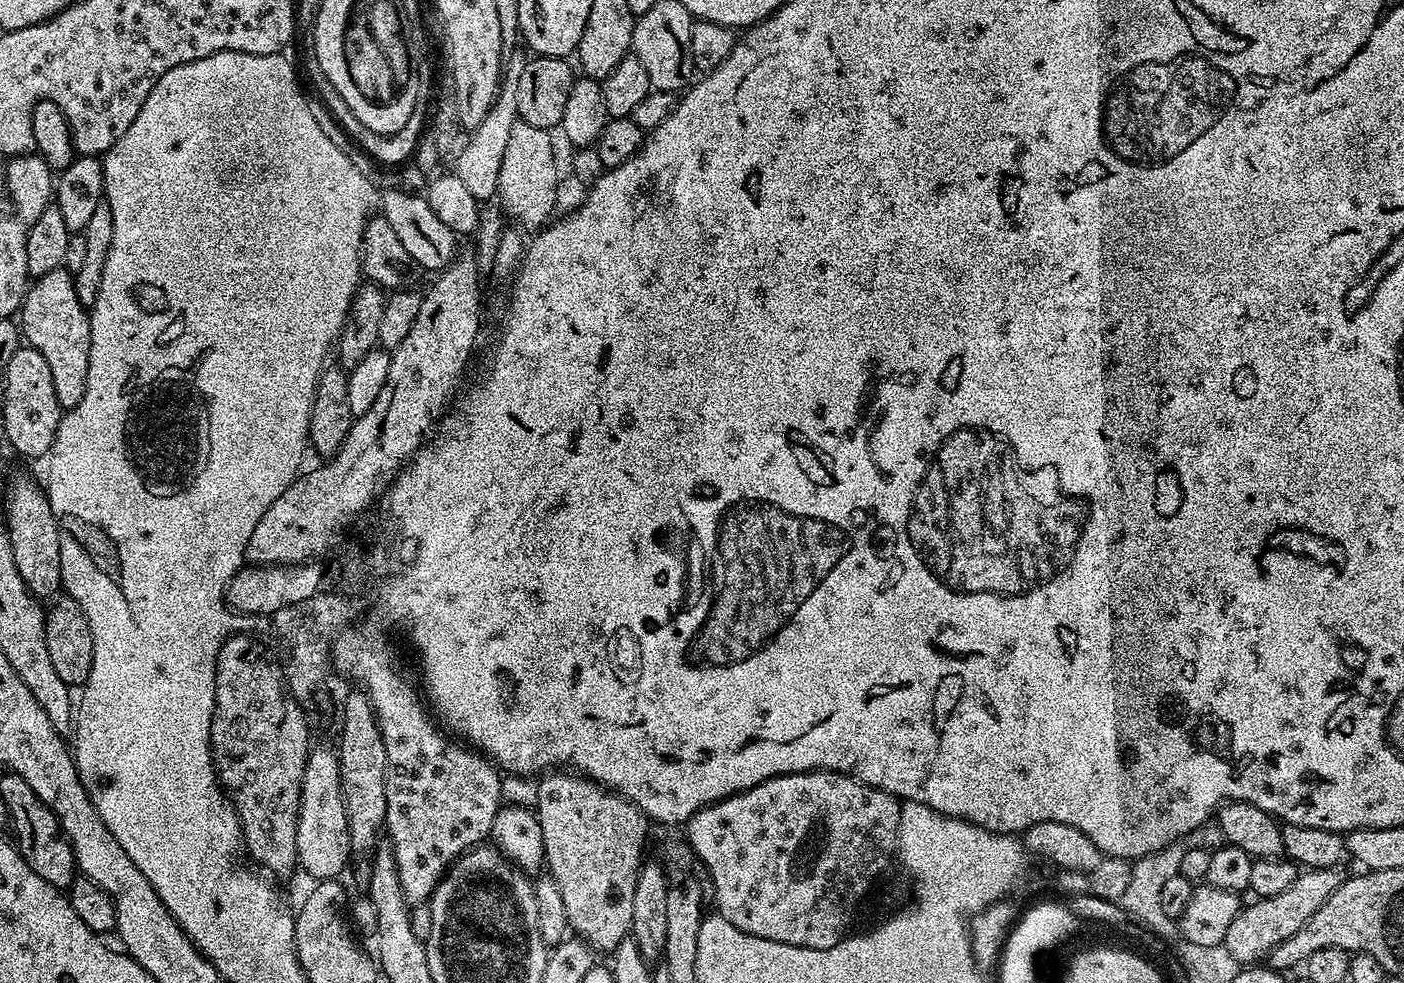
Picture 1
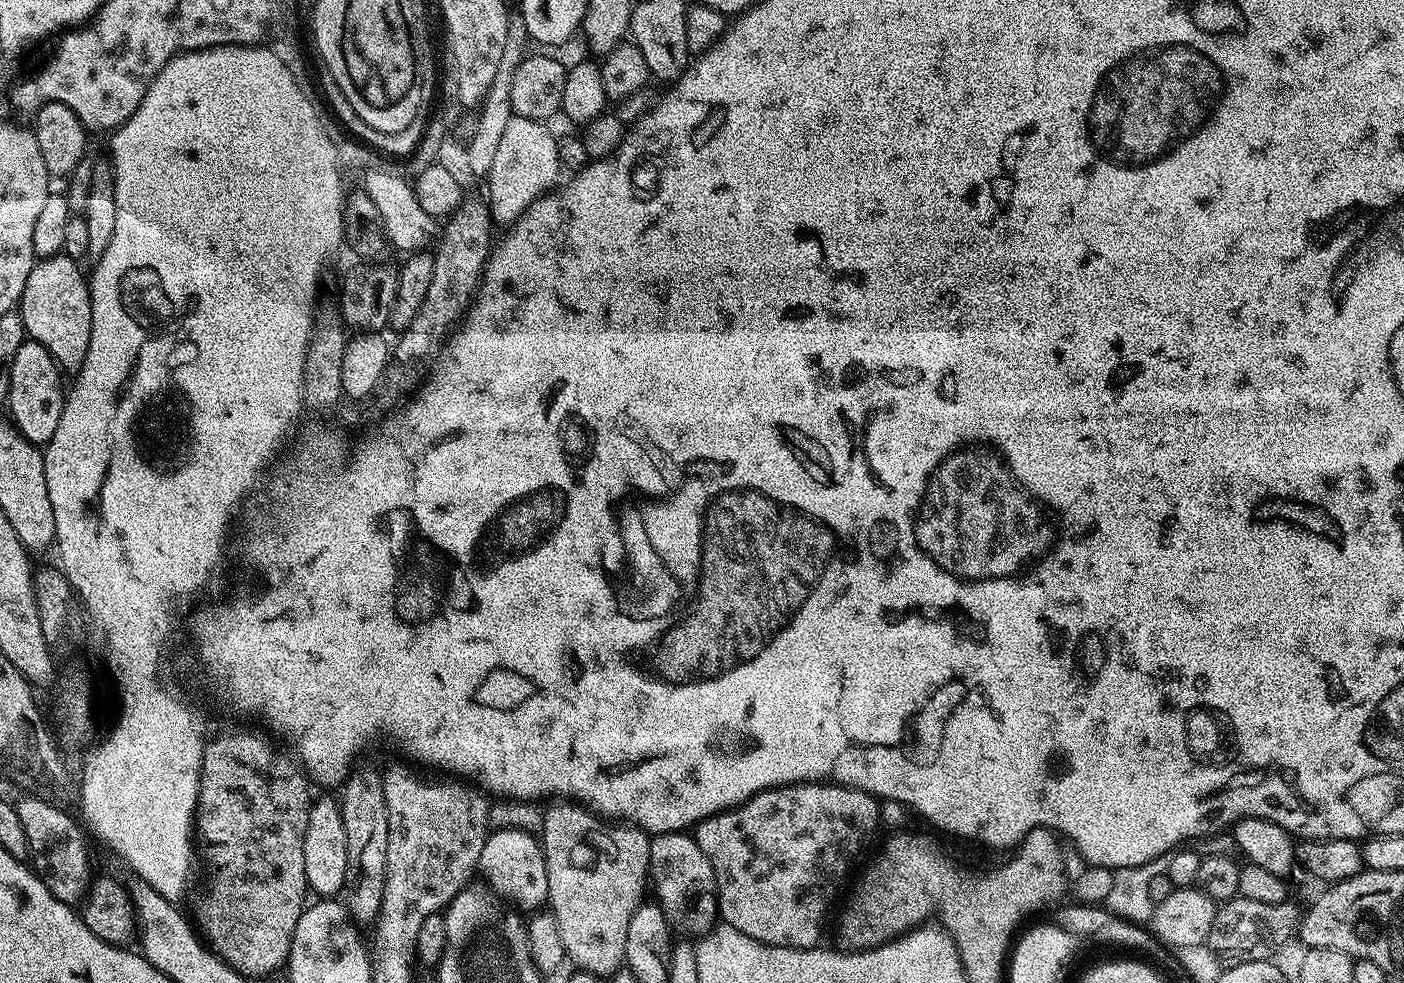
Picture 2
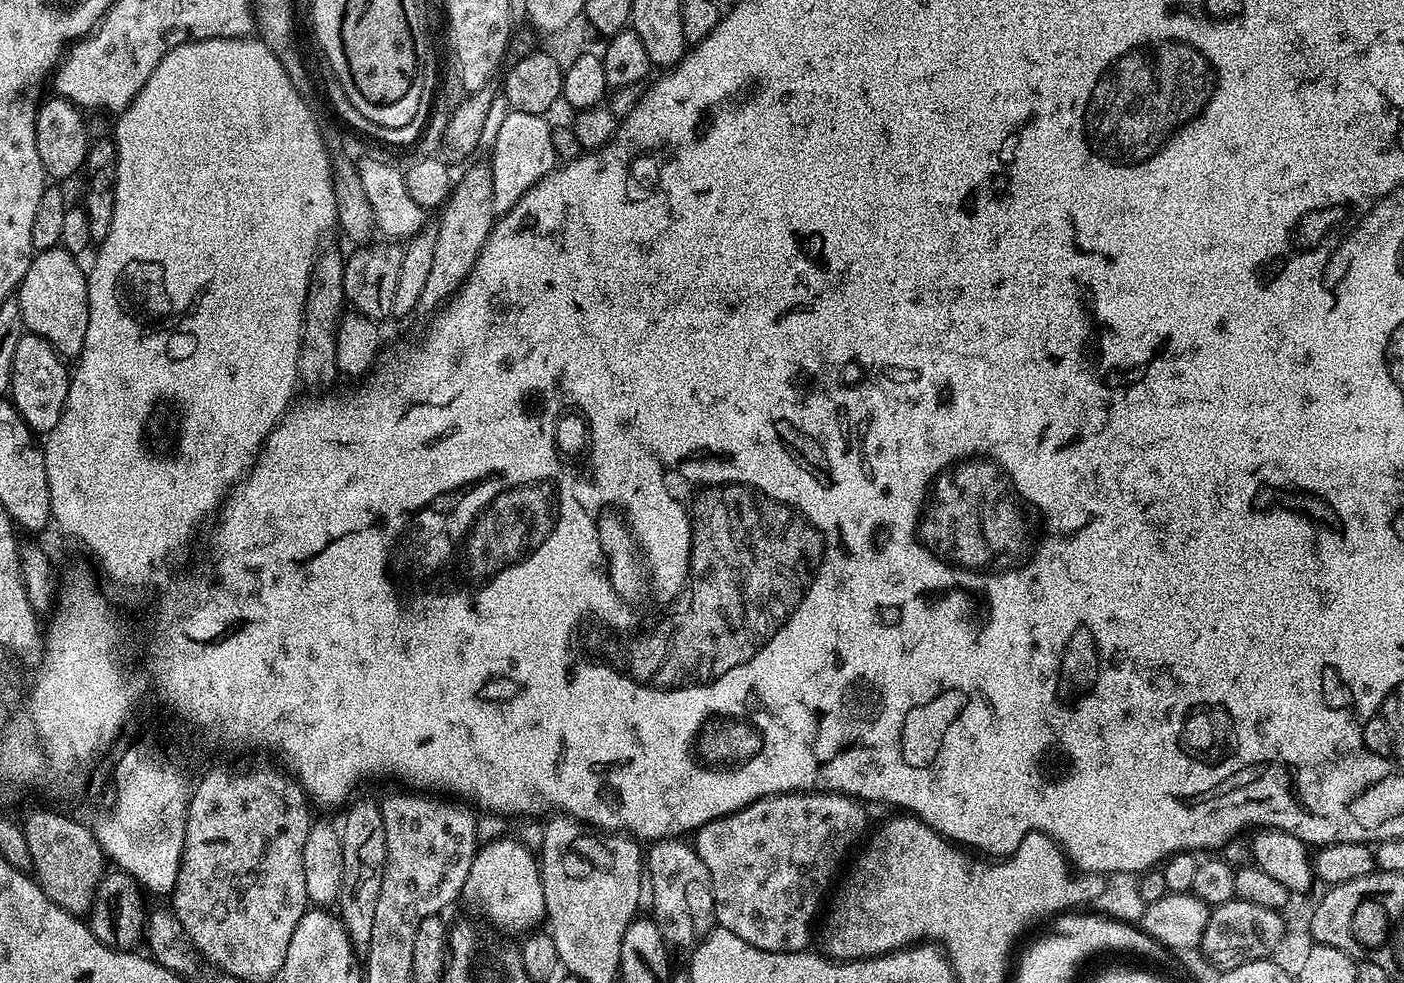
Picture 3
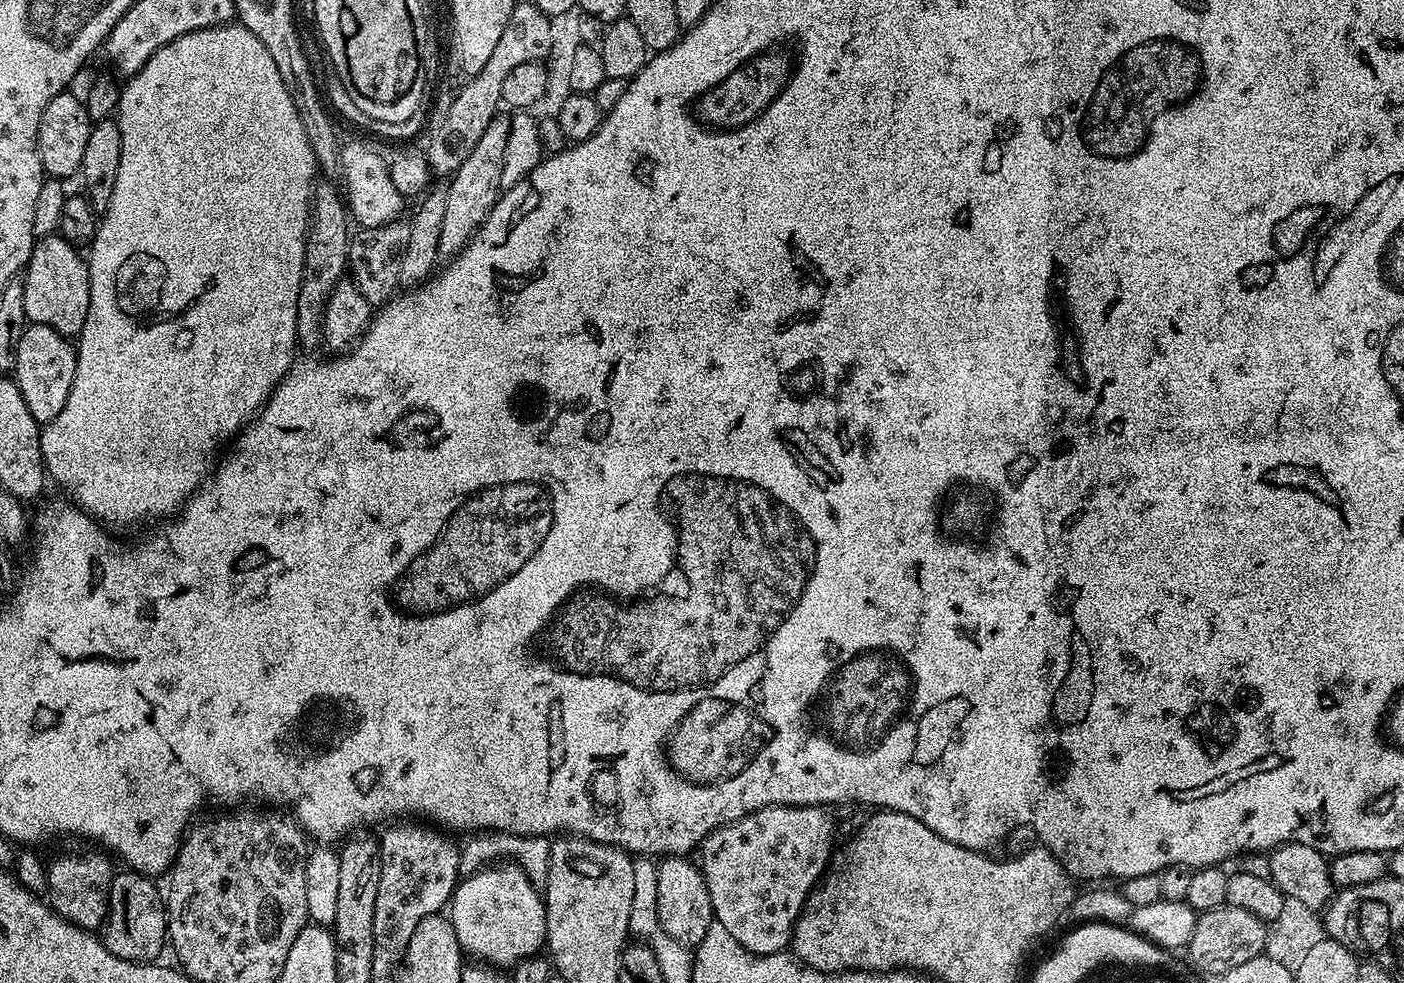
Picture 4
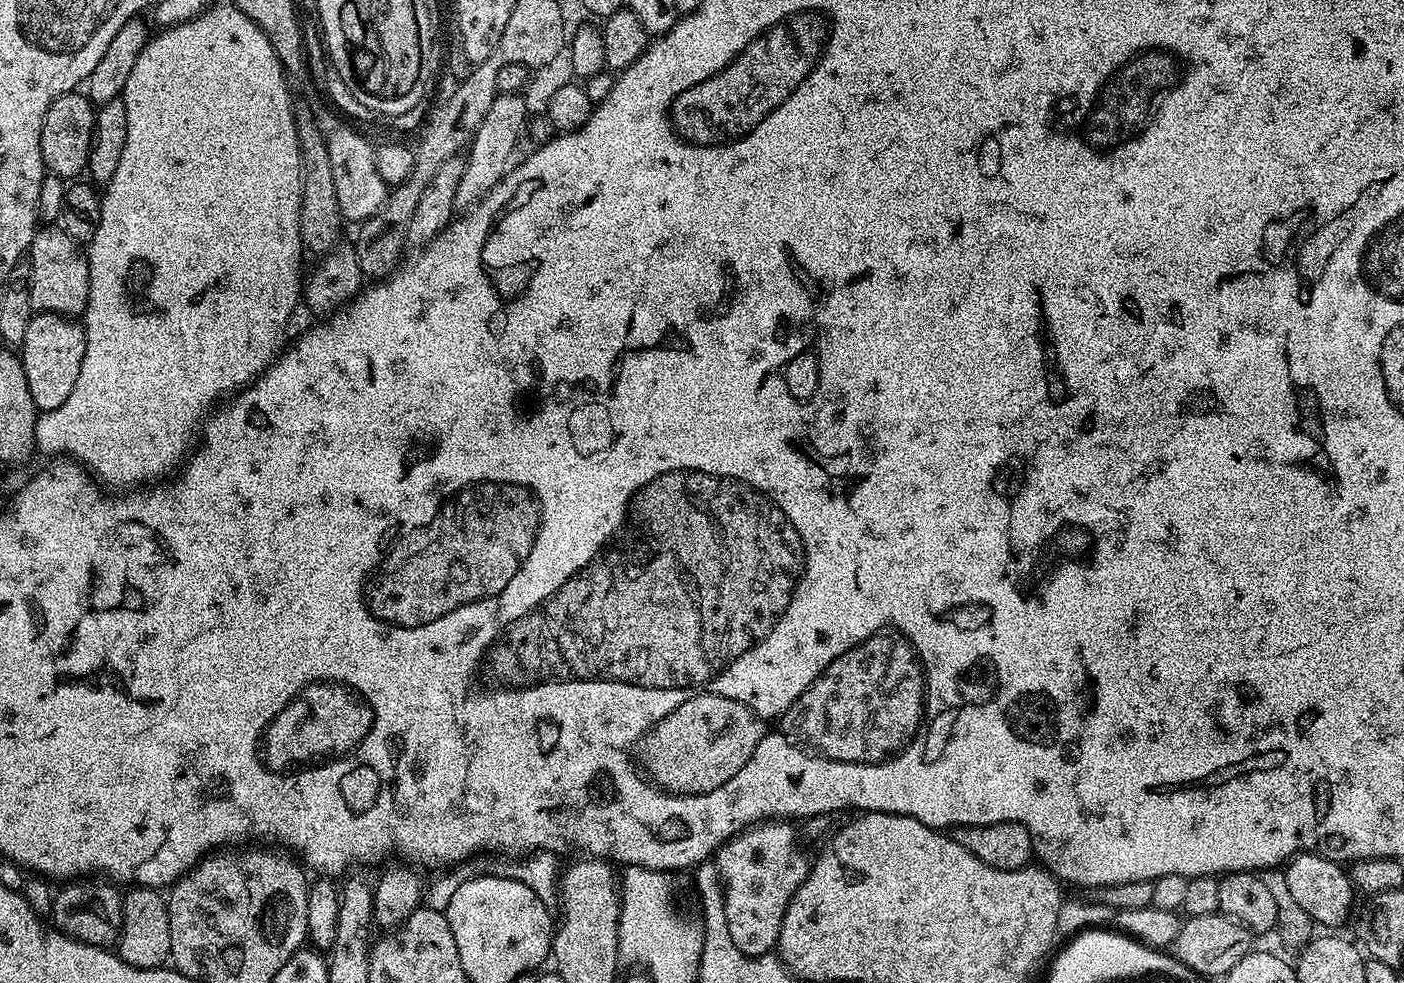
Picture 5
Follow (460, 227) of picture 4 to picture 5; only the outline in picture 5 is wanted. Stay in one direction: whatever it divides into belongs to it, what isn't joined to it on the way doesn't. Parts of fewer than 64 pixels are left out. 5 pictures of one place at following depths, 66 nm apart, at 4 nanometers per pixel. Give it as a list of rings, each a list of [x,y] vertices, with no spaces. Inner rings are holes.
[[[501,92],[498,95],[496,95],[496,97],[493,100],[493,105],[490,106],[490,110],[488,110],[486,112],[486,116],[484,118],[482,118],[481,124],[478,125],[478,127],[476,128],[476,131],[472,134],[472,139],[471,139],[470,143],[467,145],[466,153],[468,152],[468,156],[466,155],[466,159],[464,160],[464,169],[462,170],[462,182],[458,182],[458,194],[456,195],[457,209],[467,210],[467,209],[479,204],[480,199],[482,199],[484,197],[484,195],[486,195],[487,192],[489,190],[491,190],[491,188],[494,187],[494,185],[496,185],[496,183],[498,183],[499,180],[501,180],[501,178],[504,177],[504,173],[507,172],[510,167],[510,161],[508,161],[508,159],[511,158],[512,151],[515,150],[516,143],[519,142],[520,136],[521,136],[521,140],[522,140],[522,133],[525,131],[526,121],[529,119],[529,116],[530,116],[530,113],[527,110],[526,102],[524,101],[523,95],[520,95],[520,94],[517,94],[514,92]]]

